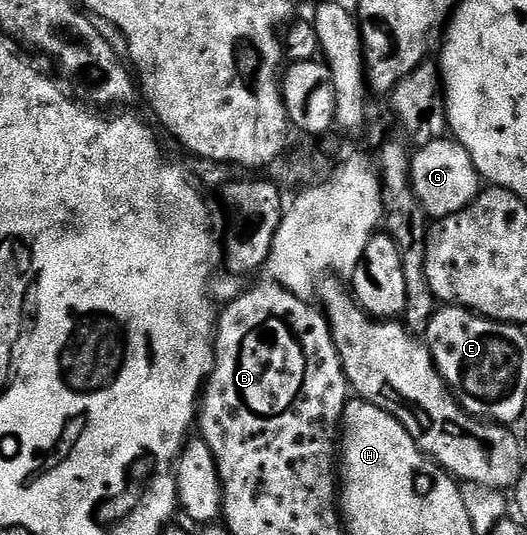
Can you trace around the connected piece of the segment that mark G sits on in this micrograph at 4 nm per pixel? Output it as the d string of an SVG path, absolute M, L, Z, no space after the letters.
M446 137L425 143L419 151L414 151L411 160L411 187L431 220L448 218L461 212L478 198L481 189L481 179L473 164L473 156L469 156L469 152L465 152L465 148L454 137Z

